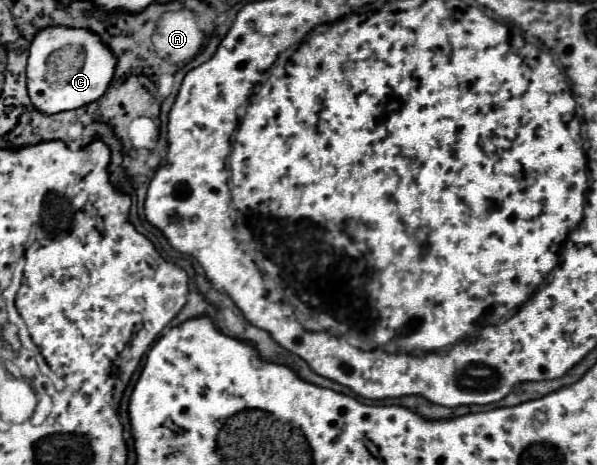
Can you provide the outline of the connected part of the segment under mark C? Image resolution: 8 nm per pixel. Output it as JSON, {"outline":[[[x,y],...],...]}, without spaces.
{"outline":[[[47,27],[35,35],[31,45],[27,63],[29,99],[35,109],[47,115],[87,107],[107,91],[115,65],[115,55],[95,33],[87,29]]]}

